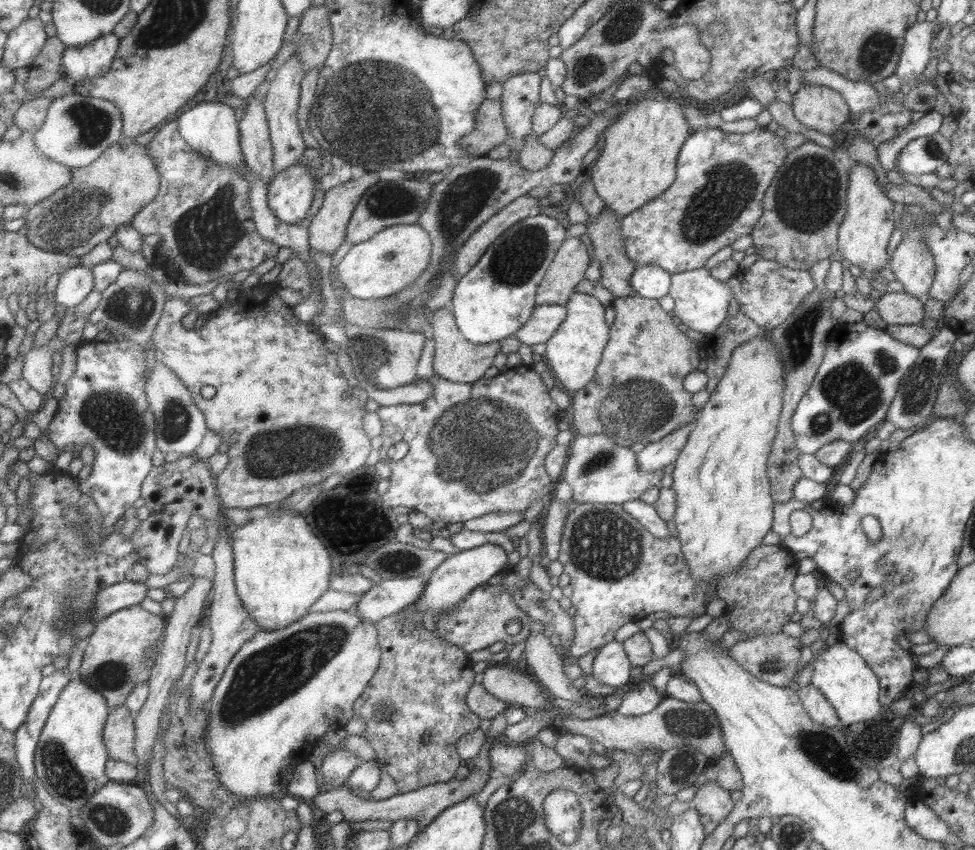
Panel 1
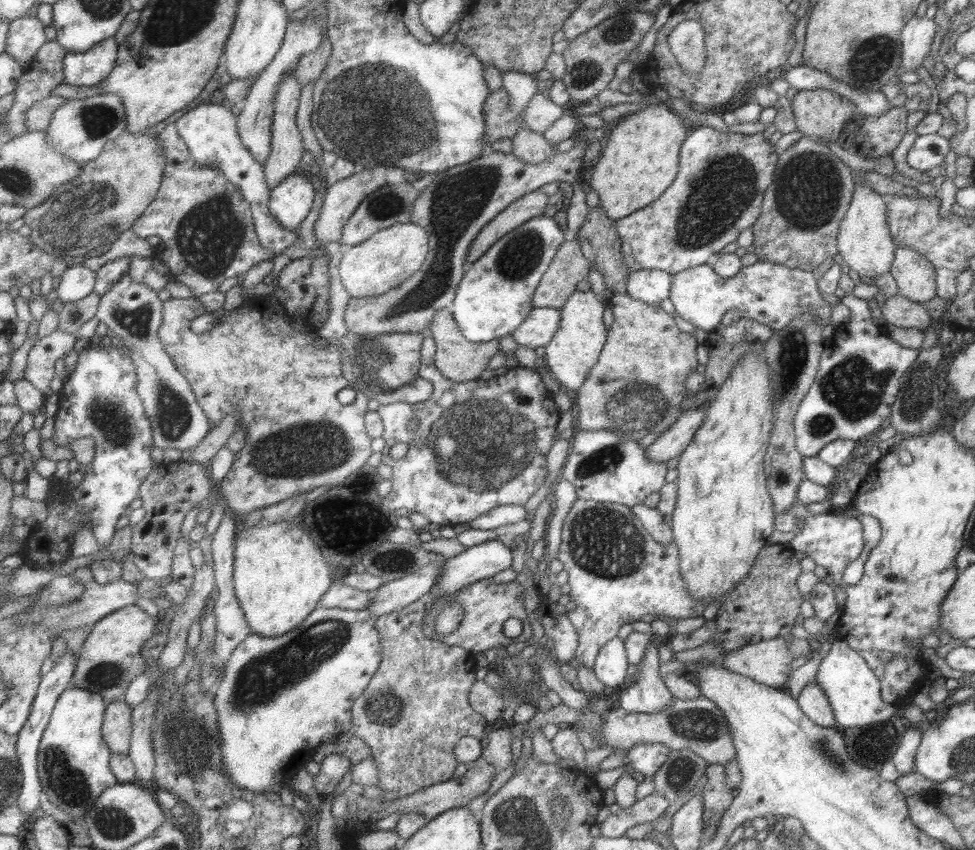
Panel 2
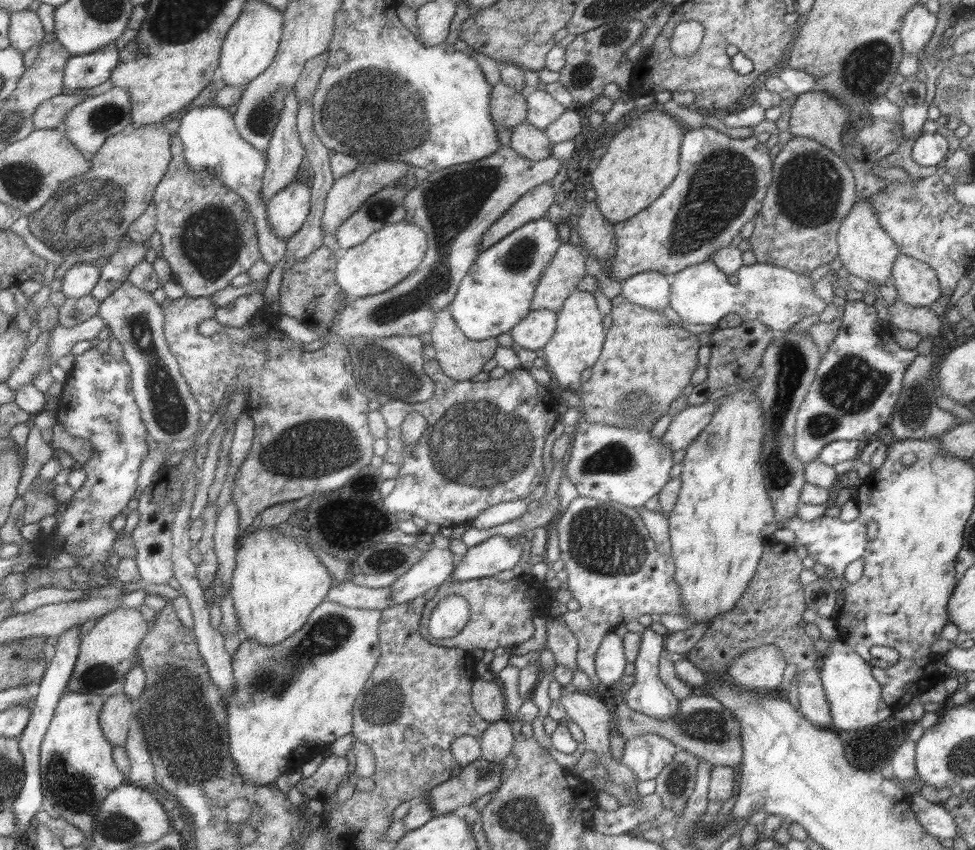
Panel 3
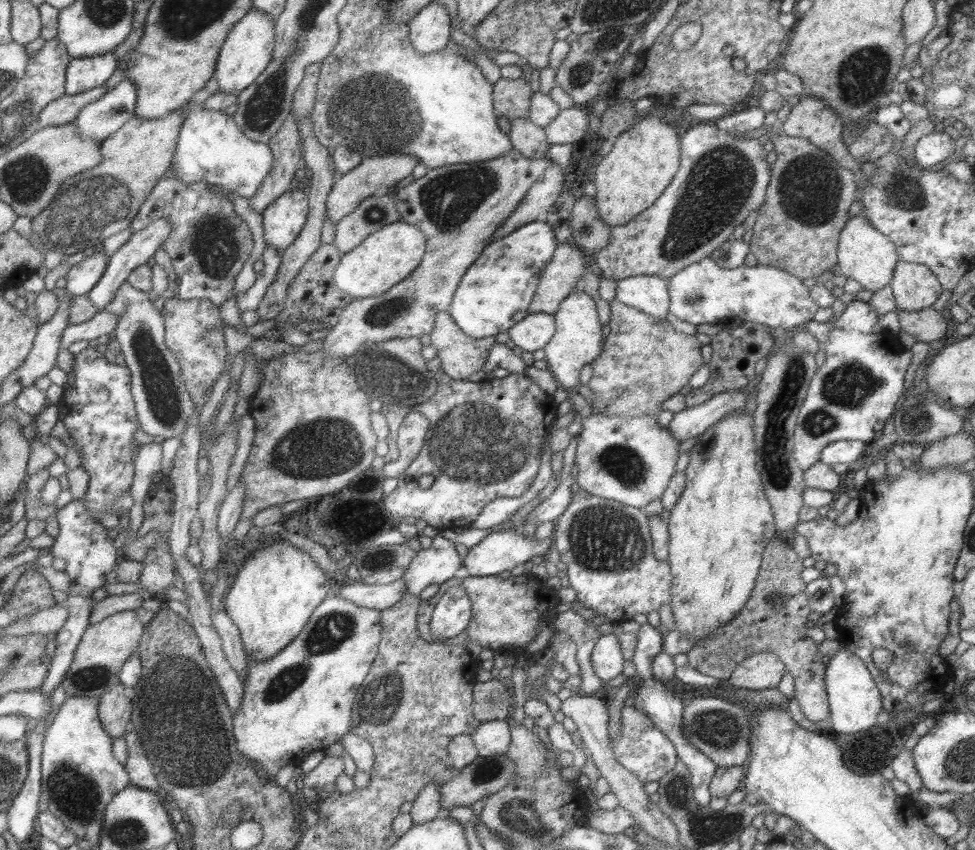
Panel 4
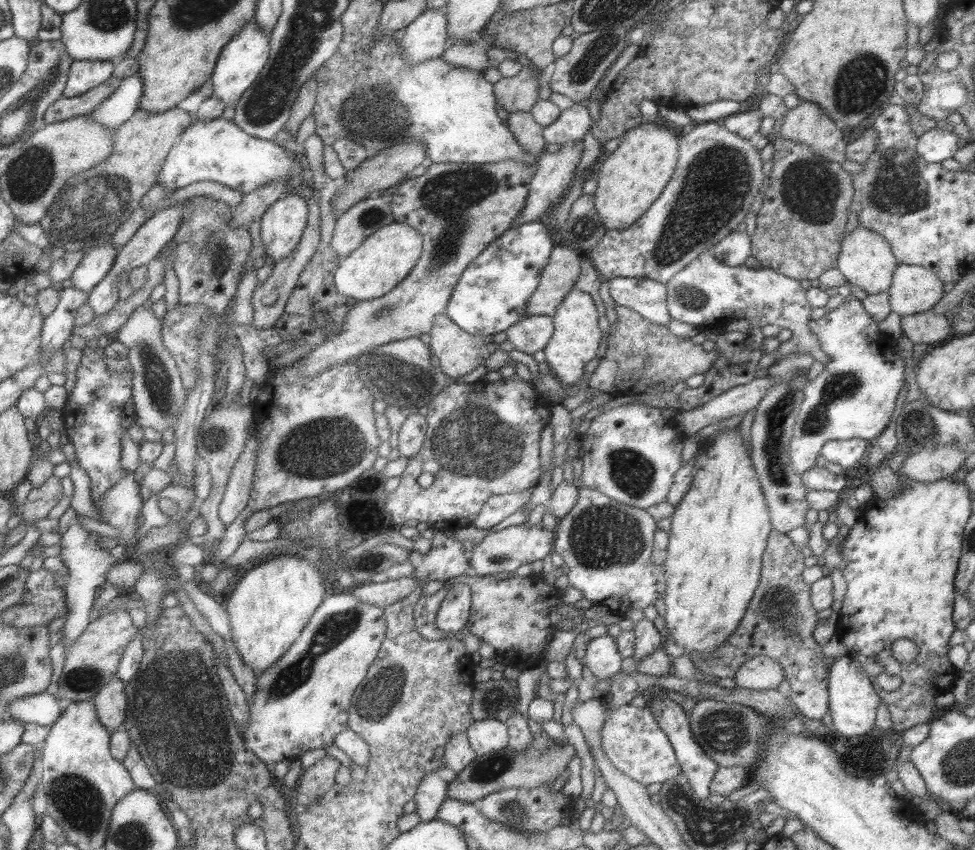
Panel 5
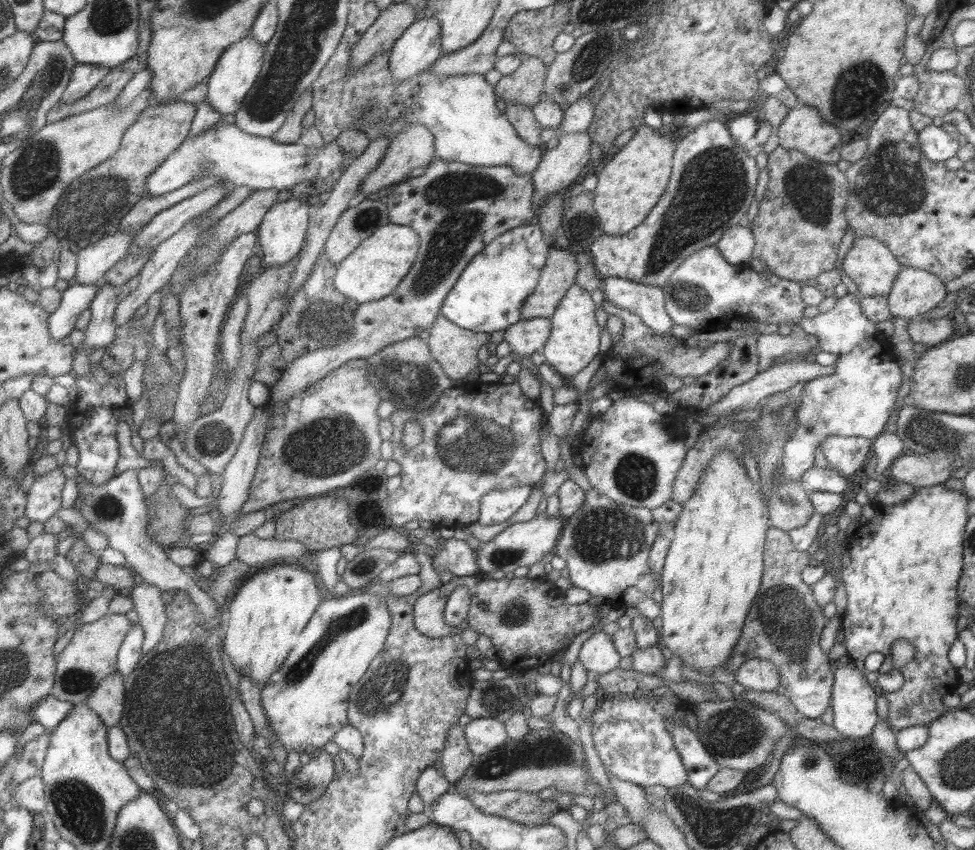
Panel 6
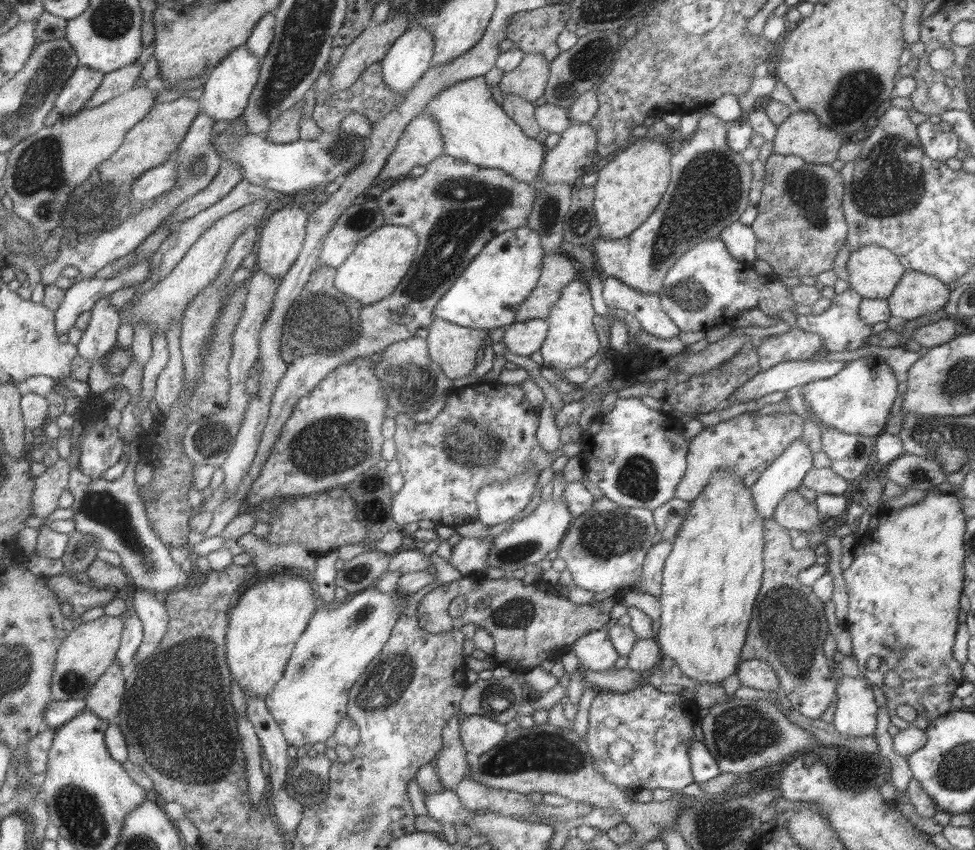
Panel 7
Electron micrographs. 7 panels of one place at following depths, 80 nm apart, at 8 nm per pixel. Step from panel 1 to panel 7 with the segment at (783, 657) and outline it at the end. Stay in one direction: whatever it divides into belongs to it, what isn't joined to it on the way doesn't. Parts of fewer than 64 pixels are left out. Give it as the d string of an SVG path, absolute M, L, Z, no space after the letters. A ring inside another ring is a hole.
M749 659L739 662L736 674L741 685L755 690L771 692L779 688L776 672L767 661L761 659Z

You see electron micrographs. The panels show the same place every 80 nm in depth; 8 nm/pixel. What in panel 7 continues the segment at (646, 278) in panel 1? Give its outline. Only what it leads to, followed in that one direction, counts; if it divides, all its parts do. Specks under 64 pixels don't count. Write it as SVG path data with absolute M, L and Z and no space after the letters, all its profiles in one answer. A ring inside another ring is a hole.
M602 277L602 298L607 307L615 307L631 313L640 322L641 328L655 338L671 338L680 331L676 324L663 312L658 293L641 293L633 288L627 288L617 277Z

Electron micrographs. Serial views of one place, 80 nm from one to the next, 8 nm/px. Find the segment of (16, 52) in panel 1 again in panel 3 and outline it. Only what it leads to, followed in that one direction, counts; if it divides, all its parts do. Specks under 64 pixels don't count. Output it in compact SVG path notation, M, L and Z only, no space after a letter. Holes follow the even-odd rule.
M21 11L12 14L10 28L11 47L25 54L33 46L41 44L46 30L37 11Z

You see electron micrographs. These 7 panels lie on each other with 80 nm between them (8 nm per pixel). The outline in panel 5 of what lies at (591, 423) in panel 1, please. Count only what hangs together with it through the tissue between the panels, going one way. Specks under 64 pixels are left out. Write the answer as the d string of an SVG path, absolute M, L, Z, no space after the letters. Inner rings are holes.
M615 305L614 310L617 322L608 328L605 356L599 359L587 380L589 388L609 394L613 402L623 400L628 404L642 404L643 396L667 392L673 384L684 382L692 374L705 373L713 362L714 350L702 351L700 344L673 335L667 326L653 324L630 308Z

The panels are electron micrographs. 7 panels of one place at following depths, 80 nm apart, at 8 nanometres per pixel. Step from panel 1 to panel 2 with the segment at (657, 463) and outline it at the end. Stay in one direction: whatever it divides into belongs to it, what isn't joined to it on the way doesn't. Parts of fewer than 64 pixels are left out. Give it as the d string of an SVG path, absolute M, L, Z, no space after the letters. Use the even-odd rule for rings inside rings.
M687 409L680 413L679 418L668 426L657 438L644 448L646 458L651 462L667 462L679 456L691 442L695 431L706 417L703 409Z

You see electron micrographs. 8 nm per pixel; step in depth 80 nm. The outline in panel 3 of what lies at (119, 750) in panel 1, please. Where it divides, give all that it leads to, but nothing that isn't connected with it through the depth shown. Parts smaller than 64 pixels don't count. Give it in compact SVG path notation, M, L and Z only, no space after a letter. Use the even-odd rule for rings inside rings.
M123 690L114 692L105 697L100 711L102 735L106 737L113 746L123 747L126 744L127 722L131 716L131 703L129 698L123 694Z

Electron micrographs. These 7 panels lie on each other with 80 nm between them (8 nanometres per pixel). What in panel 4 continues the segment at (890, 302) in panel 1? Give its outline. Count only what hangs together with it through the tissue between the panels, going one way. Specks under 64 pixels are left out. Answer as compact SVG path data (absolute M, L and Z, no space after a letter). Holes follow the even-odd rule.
M931 307L911 312L896 308L893 312L898 318L900 330L914 336L916 341L929 343L945 334L947 323L944 312Z

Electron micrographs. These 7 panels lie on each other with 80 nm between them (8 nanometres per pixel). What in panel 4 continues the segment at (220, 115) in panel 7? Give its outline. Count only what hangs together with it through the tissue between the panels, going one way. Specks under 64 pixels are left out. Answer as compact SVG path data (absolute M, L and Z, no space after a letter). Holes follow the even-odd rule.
M251 8L227 34L218 54L213 78L216 79L219 91L238 93L248 87L261 75L271 61L275 41L274 20L267 14Z

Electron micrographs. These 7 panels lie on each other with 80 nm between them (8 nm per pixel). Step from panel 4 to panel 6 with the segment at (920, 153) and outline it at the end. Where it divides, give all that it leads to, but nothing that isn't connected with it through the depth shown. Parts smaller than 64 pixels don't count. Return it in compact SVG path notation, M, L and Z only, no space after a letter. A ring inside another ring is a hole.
M929 125L919 131L919 151L931 163L943 163L947 158L955 156L958 140L954 134L947 134L939 126Z

